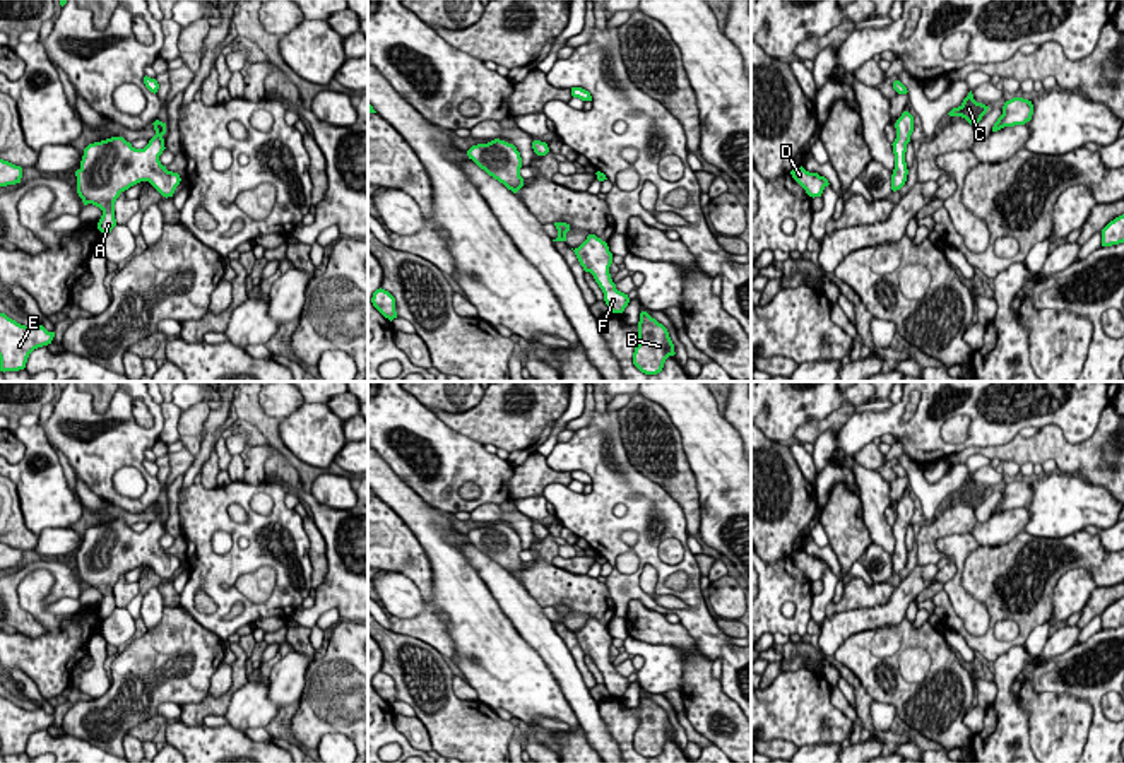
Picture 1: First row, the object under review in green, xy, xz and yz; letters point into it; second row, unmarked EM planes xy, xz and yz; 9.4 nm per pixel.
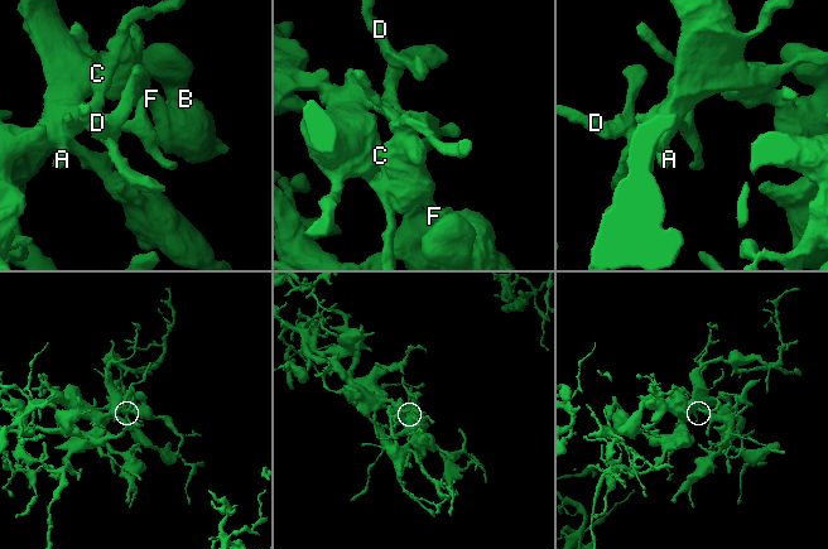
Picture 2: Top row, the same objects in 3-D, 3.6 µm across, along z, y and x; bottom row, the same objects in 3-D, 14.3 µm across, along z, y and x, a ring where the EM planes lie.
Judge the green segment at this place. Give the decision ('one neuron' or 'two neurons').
one neuron

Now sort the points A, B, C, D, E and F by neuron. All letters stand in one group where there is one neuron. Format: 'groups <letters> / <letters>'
groups A B C D E F

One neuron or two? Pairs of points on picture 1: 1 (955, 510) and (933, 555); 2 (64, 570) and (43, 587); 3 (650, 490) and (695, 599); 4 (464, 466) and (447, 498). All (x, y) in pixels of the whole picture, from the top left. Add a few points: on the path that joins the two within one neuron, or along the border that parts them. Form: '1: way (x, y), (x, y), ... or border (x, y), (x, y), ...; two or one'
1: way (948, 520), (931, 538), (931, 544); one
2: border (53, 573), (33, 570), (21, 582), (19, 596); two
3: way (664, 517), (681, 534), (693, 572); one
4: way (455, 474), (447, 483), (447, 490); one

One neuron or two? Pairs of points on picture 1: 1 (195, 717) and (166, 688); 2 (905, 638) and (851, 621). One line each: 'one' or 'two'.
1: two
2: two

